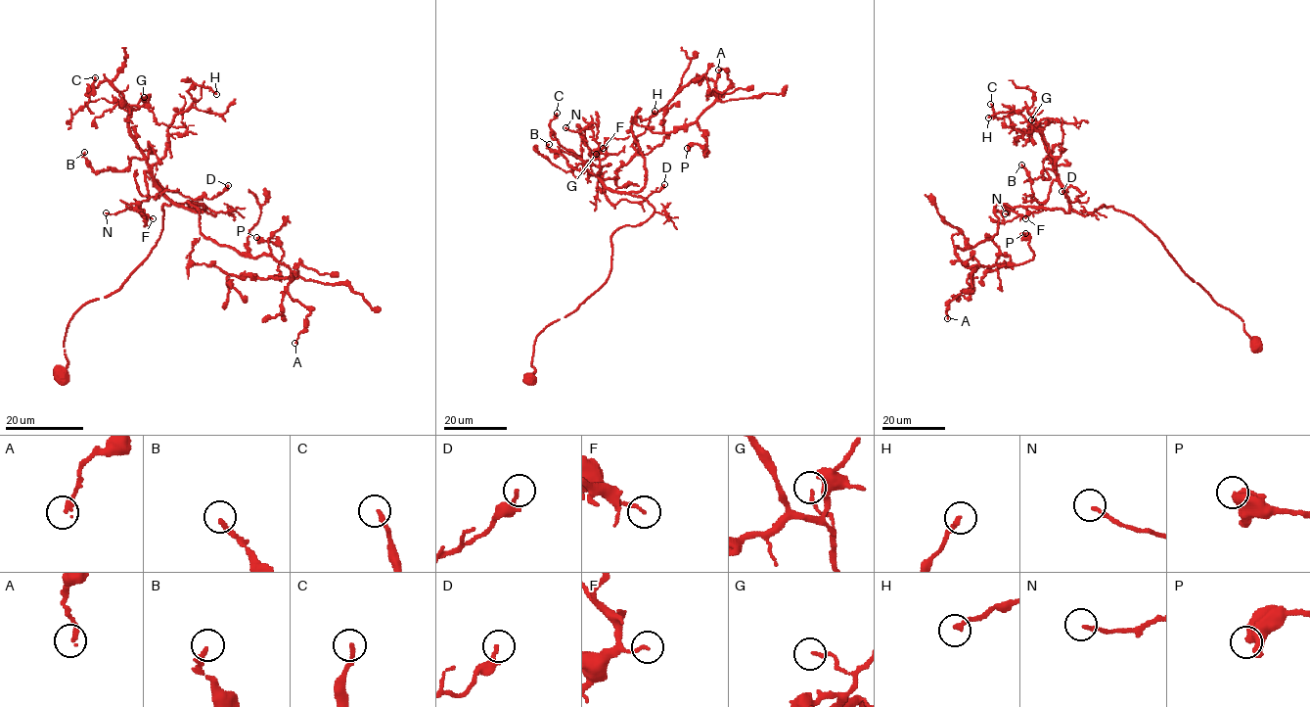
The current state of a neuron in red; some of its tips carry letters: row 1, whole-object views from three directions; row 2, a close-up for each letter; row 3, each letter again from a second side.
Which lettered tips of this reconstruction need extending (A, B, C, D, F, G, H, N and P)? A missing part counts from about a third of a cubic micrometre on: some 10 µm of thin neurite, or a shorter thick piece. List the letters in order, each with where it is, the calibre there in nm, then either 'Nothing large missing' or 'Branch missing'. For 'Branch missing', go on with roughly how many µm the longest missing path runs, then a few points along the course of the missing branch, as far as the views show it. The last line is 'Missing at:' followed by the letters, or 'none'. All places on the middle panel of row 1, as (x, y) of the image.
A: Place: (718, 70). Thickness 240 nm. Nothing large missing
B: Place: (549, 144). Thickness 240 nm. Nothing large missing
C: Place: (557, 113). Thickness 190 nm. Nothing large missing
D: Place: (664, 184). Thickness 140 nm. Nothing large missing
F: Place: (603, 148). Thickness 150 nm. Nothing large missing
G: Place: (596, 154). Thickness 120 nm. Nothing large missing
H: Place: (654, 111). Thickness 240 nm. Nothing large missing
N: Place: (565, 127). Thickness 170 nm. Nothing large missing
P: Place: (687, 148). Thickness 550 nm. Nothing large missing
Missing at: none

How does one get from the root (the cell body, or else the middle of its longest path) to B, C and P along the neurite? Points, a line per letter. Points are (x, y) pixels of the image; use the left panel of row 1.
B: (60, 376), (68, 321), (148, 256), (162, 206), (215, 214), (177, 206), (144, 159), (95, 171), (84, 152)
C: (60, 376), (68, 321), (148, 256), (162, 206), (215, 214), (163, 192), (123, 96), (86, 95), (95, 77)
P: (60, 376), (68, 321), (164, 204), (291, 279), (256, 237)

